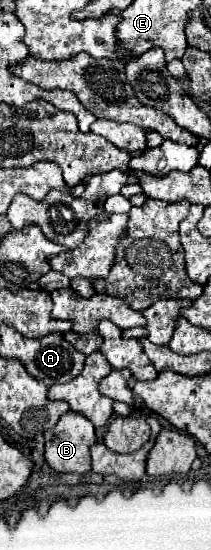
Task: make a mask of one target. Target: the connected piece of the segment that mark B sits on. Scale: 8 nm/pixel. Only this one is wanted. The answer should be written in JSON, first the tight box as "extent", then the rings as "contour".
{"extent":[44,412,96,472],"contour":[[[66,412],[58,424],[44,434],[46,450],[44,458],[56,472],[78,472],[90,470],[90,446],[96,442],[94,424],[78,412]]]}

